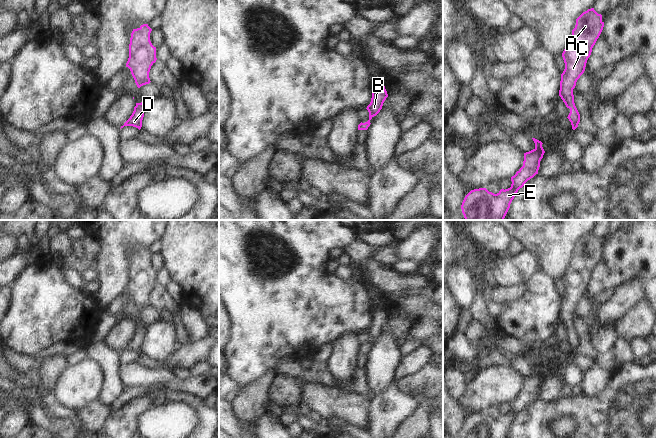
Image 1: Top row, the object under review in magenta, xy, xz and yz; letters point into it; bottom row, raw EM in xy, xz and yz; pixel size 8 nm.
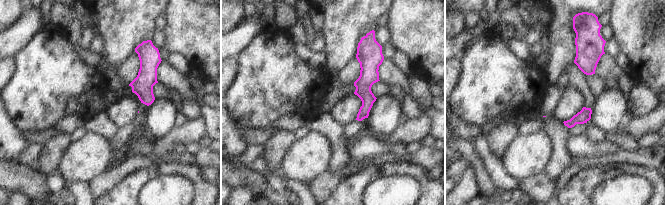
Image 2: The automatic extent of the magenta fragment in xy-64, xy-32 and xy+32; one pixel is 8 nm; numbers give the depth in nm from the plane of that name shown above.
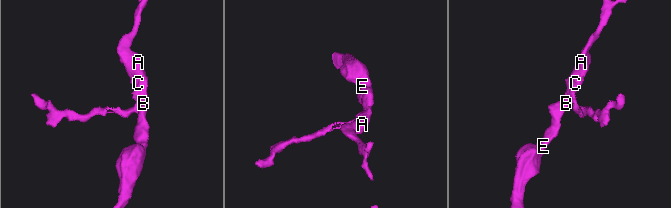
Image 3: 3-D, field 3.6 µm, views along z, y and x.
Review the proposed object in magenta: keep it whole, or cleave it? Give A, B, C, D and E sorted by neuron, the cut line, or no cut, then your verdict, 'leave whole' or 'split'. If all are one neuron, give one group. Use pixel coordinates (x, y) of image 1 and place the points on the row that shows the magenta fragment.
groups A B C D E; cut none; leave whole

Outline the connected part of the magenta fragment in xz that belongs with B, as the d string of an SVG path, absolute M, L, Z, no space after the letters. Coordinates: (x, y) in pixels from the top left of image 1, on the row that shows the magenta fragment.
M377 79L376 84L372 88L372 98L370 104L367 106L369 112L369 120L358 125L358 130L367 130L370 126L370 120L376 116L382 109L383 103L388 97L384 83L381 79Z

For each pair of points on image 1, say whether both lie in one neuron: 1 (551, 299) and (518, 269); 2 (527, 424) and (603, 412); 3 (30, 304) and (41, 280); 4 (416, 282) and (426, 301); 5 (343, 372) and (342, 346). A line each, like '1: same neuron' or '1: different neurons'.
1: different neurons
2: same neuron
3: same neuron
4: different neurons
5: same neuron

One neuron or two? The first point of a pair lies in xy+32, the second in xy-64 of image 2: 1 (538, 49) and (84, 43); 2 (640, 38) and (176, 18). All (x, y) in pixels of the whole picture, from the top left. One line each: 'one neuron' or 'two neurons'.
1: two neurons
2: one neuron

